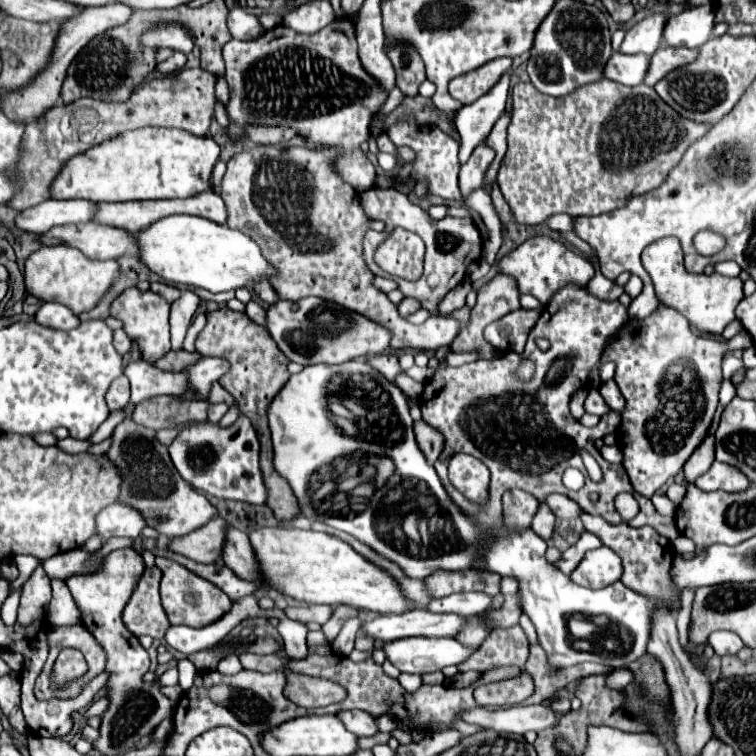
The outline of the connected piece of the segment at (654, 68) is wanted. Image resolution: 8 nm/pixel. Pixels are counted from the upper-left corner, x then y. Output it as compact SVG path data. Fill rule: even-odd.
M660 47L650 59L644 83L652 87L654 83L658 83L658 79L662 79L662 75L666 75L666 71L672 71L674 67L682 67L694 59L696 59L696 51L684 47L664 47L664 49Z

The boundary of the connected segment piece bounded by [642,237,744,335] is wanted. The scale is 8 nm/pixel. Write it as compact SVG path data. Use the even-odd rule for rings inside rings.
M666 237L646 247L646 251L642 253L642 265L648 271L662 305L680 311L698 331L720 335L724 327L734 321L734 309L744 299L744 289L742 289L744 283L740 277L724 277L720 273L712 275L688 273L684 269L683 258L684 254L678 239Z

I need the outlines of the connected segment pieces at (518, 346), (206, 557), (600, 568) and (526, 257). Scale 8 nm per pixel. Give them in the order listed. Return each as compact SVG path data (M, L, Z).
M518 309L514 313L508 313L506 317L490 323L484 329L484 337L492 347L496 347L500 351L522 353L526 337L528 337L530 329L536 325L538 317L540 317L538 309L532 309L532 311Z
M222 517L210 519L210 523L194 529L188 535L174 537L168 543L168 551L180 553L198 563L214 563L220 557L228 523Z
M598 547L584 555L584 559L572 571L570 579L580 587L602 589L618 581L620 575L622 575L622 561L618 559L618 555L608 547Z
M532 237L518 245L514 251L498 261L498 271L514 277L518 291L534 295L542 305L552 299L558 287L562 289L566 283L586 285L594 277L594 267L584 255L568 249L562 241L554 241L548 237Z

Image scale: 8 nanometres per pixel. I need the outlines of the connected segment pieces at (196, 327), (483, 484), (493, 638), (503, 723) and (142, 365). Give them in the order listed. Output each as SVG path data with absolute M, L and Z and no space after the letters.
M199 313L195 316L194 323L191 325L186 333L183 349L188 352L195 351L195 341L199 332L204 328L204 313Z
M456 453L448 461L448 477L450 483L470 501L484 505L488 499L490 471L472 455Z
M520 625L508 629L494 629L482 647L478 647L466 661L458 663L458 671L486 671L496 665L518 665L528 659L528 639Z
M514 705L502 709L486 709L474 707L468 711L460 711L460 719L466 723L474 723L482 729L494 729L504 733L524 735L526 731L542 731L554 725L556 713L552 709L540 705Z
M132 361L124 367L124 375L132 385L132 403L140 403L144 399L156 395L182 395L190 389L186 371L162 371L146 361Z

